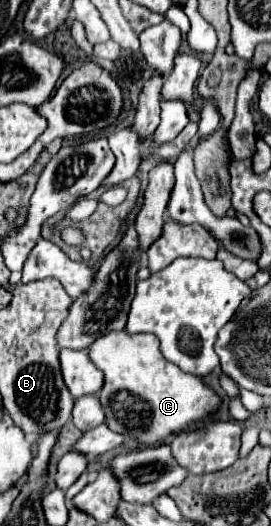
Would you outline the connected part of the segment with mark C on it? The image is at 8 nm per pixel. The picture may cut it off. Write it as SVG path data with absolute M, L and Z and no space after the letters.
M109 331L89 347L89 359L105 375L99 399L107 427L141 443L161 441L191 421L203 421L221 401L199 377L163 361L157 337L151 333Z

